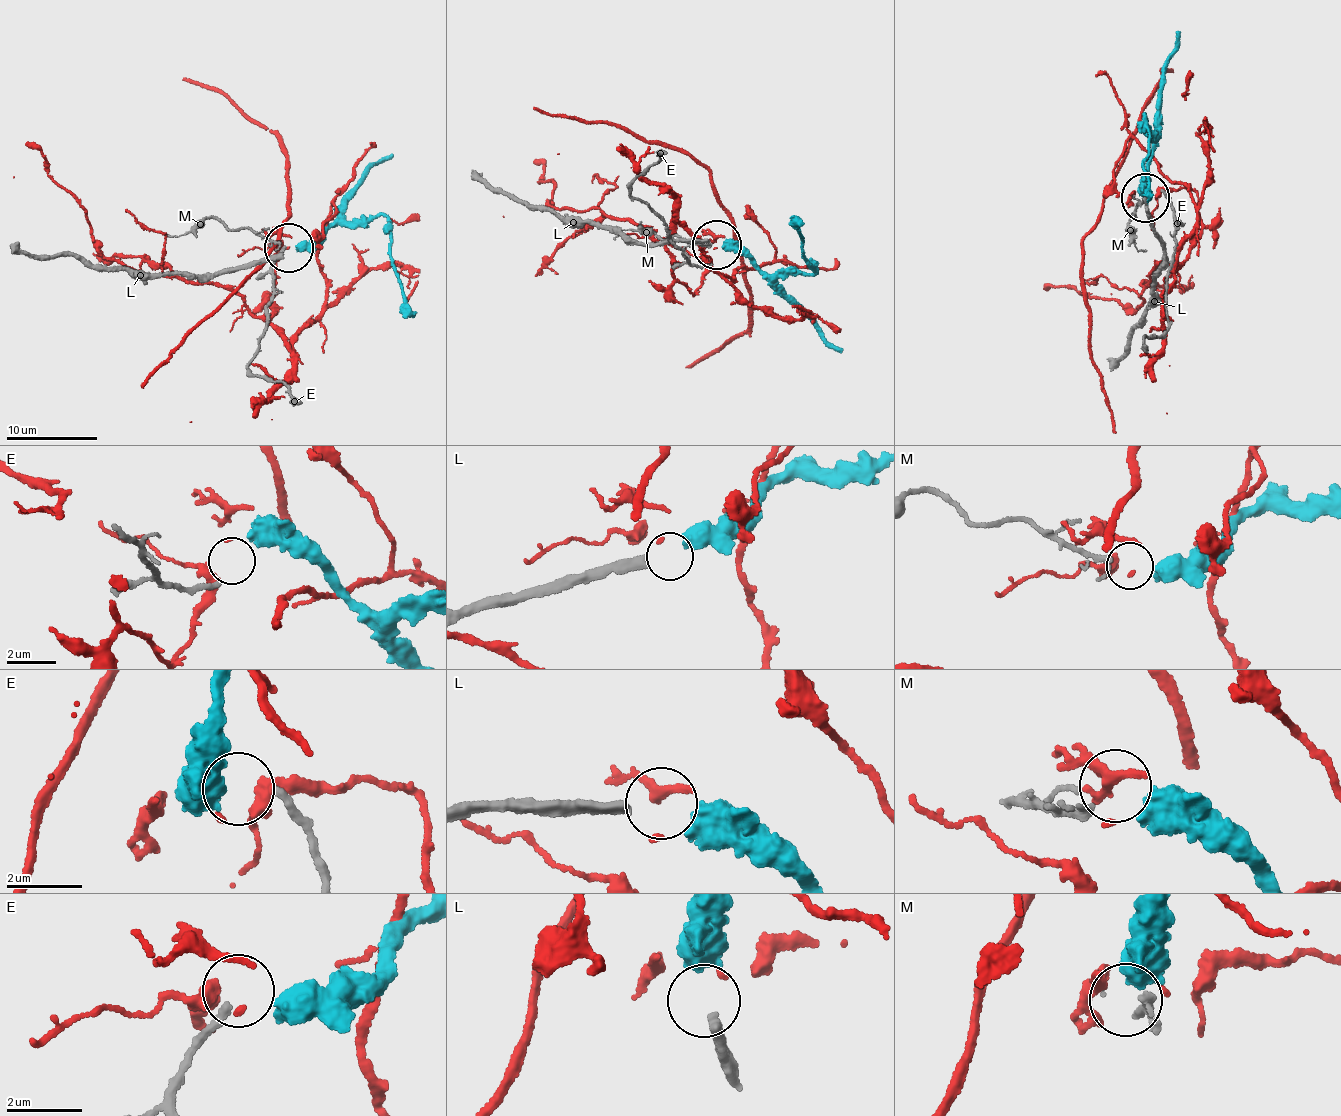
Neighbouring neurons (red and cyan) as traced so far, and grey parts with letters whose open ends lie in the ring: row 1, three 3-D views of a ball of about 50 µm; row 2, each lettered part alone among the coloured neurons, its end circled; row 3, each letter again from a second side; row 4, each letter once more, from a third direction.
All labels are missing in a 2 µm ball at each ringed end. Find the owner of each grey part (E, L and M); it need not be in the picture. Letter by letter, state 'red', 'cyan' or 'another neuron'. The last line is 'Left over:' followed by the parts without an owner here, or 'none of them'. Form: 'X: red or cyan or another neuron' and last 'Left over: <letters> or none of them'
E: another neuron
L: cyan
M: another neuron
Left over: E, M

